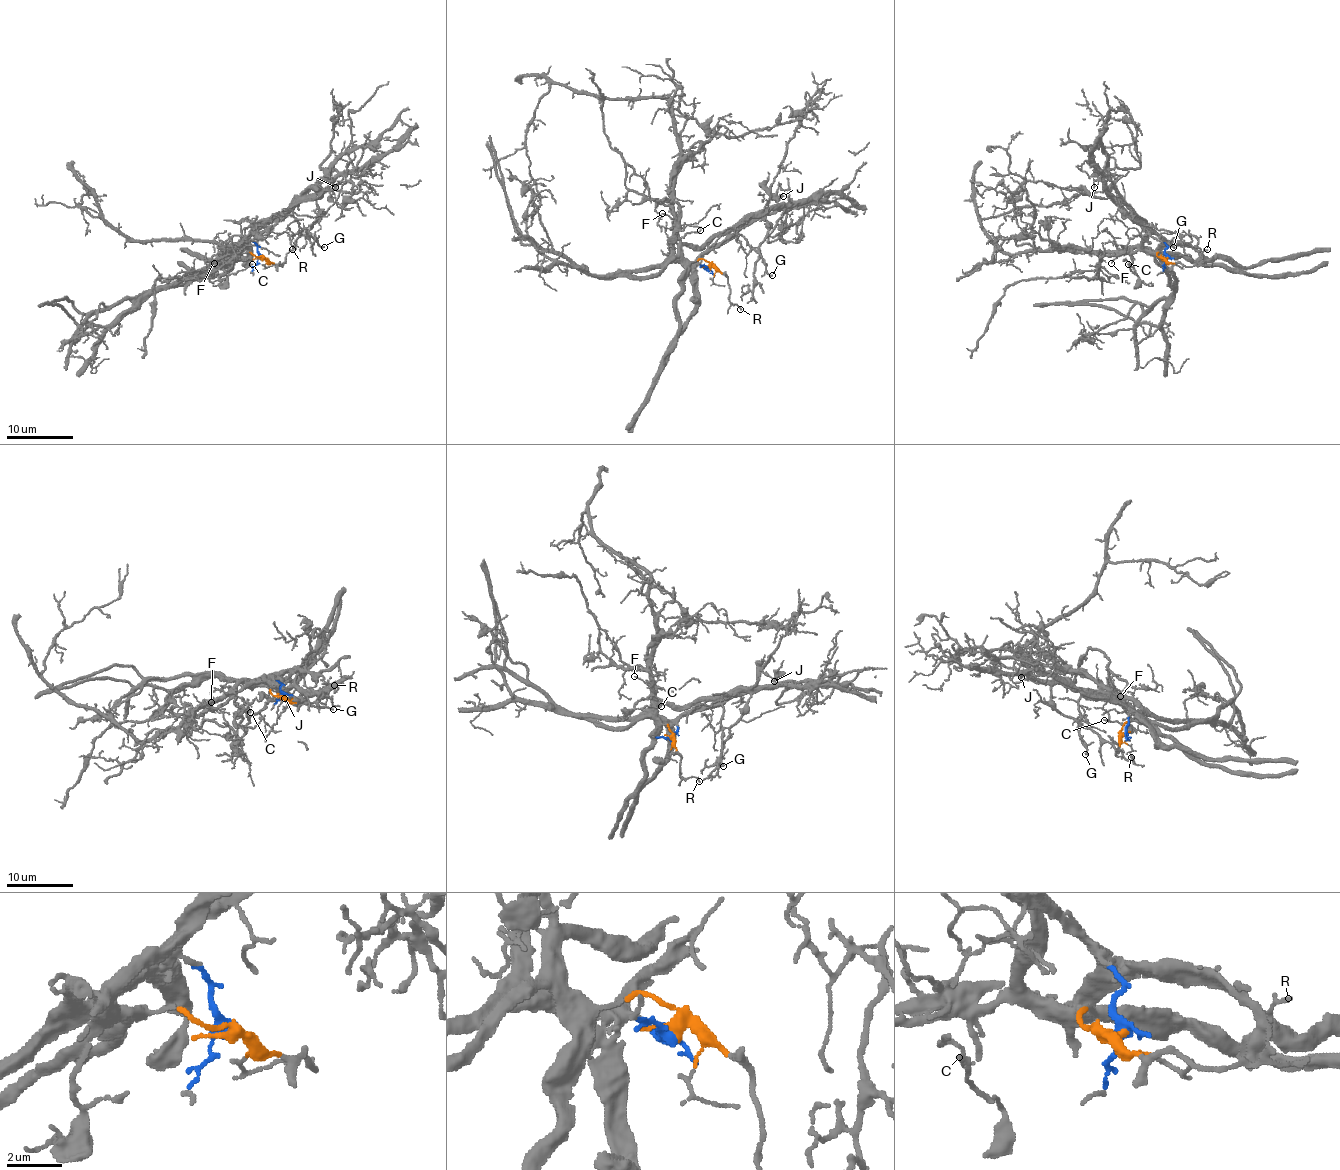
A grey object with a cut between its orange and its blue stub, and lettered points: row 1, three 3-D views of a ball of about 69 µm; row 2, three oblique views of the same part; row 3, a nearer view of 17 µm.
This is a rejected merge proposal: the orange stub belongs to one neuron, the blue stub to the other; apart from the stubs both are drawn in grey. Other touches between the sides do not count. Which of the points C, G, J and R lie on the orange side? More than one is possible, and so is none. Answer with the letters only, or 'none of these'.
C, R

